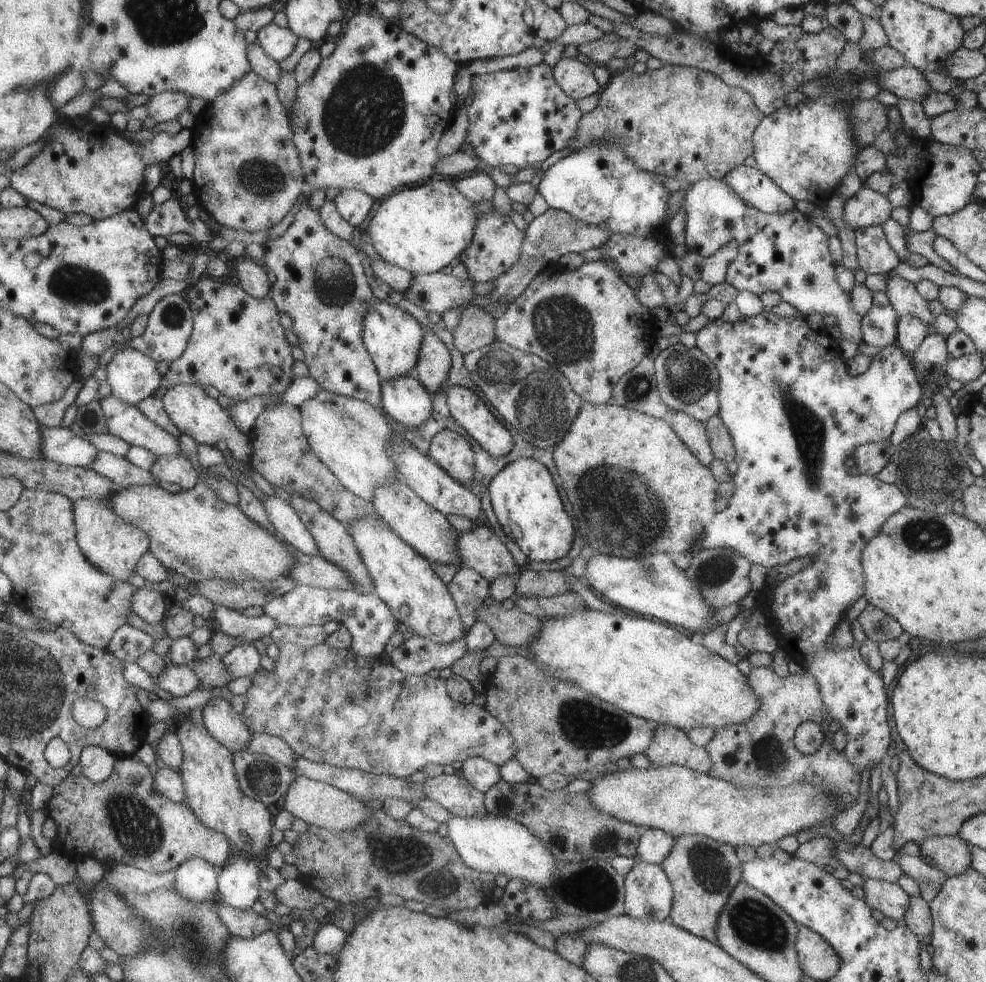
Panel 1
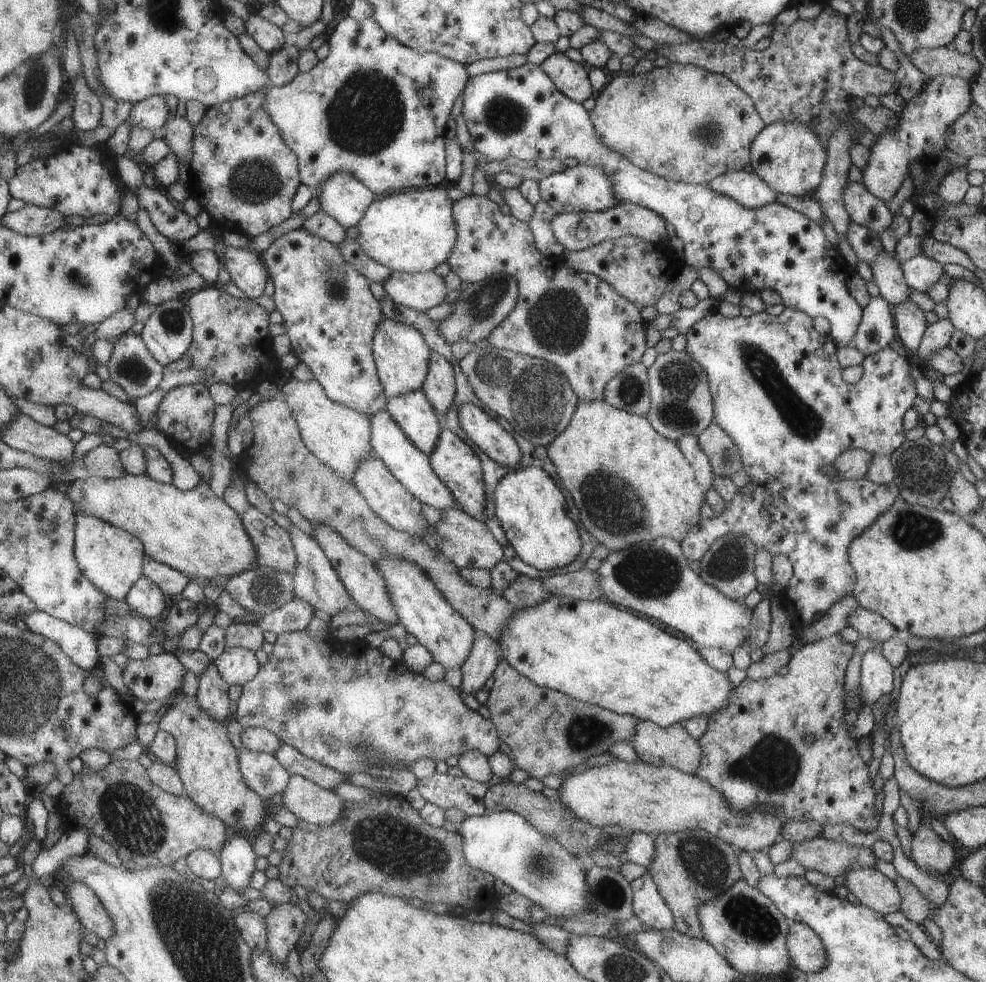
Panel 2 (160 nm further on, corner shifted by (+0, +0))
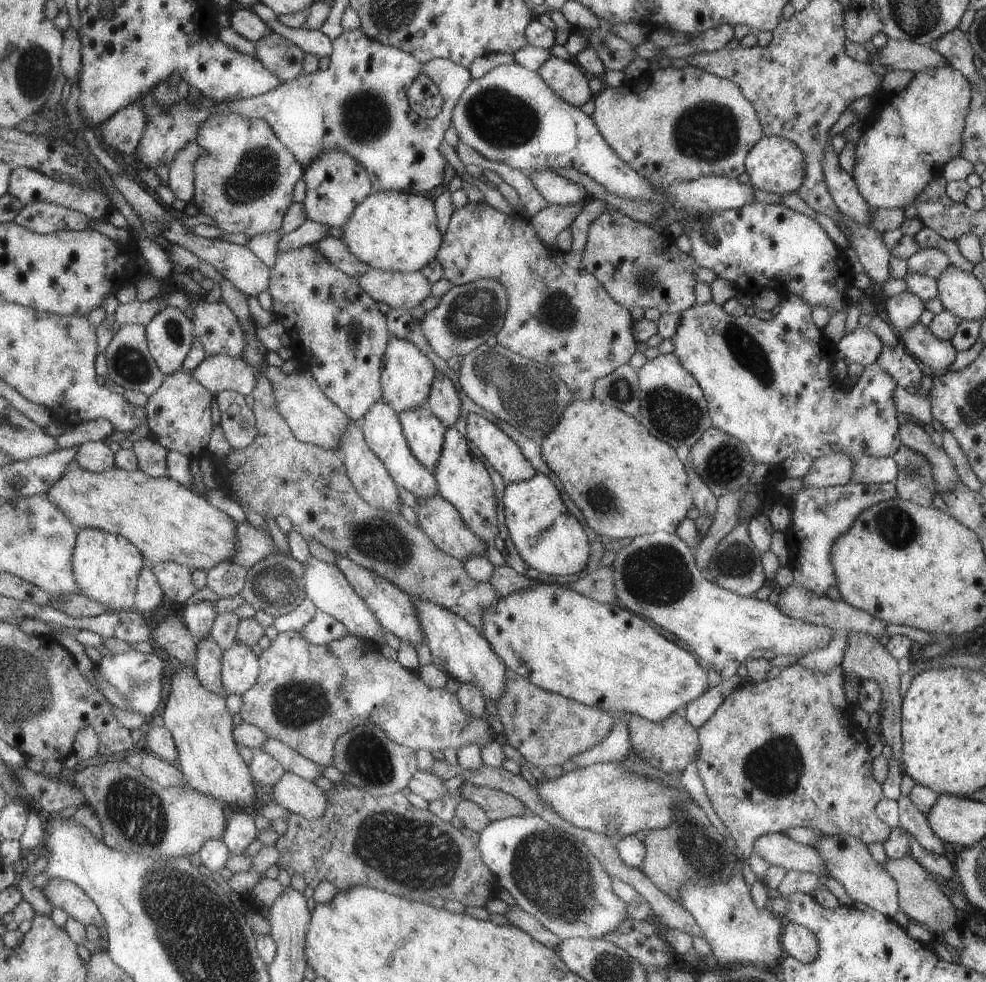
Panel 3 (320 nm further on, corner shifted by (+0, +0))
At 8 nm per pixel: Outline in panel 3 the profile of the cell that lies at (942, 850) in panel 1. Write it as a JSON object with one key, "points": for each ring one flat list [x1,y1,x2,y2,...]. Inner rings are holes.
{"points":[[899,796,896,801,898,806,898,822,899,827,903,828,910,836,917,840,917,844,935,854,935,856,943,856,943,842,933,834,926,816,919,812,919,808,909,800,908,796]]}

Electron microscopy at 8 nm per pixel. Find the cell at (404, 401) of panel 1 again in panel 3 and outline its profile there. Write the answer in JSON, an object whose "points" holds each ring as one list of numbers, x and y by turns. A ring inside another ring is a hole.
{"points":[[426,405,397,412,397,418,413,457,432,472,441,454,445,427]]}

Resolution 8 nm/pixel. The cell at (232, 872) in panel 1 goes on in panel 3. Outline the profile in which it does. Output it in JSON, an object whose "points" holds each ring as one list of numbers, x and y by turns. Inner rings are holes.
{"points":[[234,810,222,840,227,844,231,857,240,856,258,838,258,834,255,817,247,810]]}

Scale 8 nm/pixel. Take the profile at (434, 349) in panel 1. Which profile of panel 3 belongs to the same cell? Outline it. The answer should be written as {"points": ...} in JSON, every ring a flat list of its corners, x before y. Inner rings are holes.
{"points":[[437,370,431,382,426,406,443,427,453,427,455,420,459,418,459,396,451,380]]}

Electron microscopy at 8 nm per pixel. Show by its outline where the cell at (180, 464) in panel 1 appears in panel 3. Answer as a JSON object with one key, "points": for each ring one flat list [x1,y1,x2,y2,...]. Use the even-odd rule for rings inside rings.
{"points":[[151,436,145,440,139,440,134,444,134,452,140,463,140,470,154,478,169,476,168,455,169,450,164,448]]}

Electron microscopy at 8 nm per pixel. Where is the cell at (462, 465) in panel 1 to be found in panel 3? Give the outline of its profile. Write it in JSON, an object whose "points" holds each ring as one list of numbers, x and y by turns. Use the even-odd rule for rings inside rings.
{"points":[[445,427,441,454,432,471,438,485,438,494,461,516,461,521,479,540,486,544,493,542,497,530,497,502,493,496,493,486,483,462,471,454,471,445,454,427]]}

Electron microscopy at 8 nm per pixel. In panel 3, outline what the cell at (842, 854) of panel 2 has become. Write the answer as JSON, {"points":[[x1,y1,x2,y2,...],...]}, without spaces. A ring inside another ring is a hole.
{"points":[[784,833,762,835,753,842,751,851,768,865,781,866,785,871,811,872,815,876,826,876,819,852,811,846,794,842]]}

